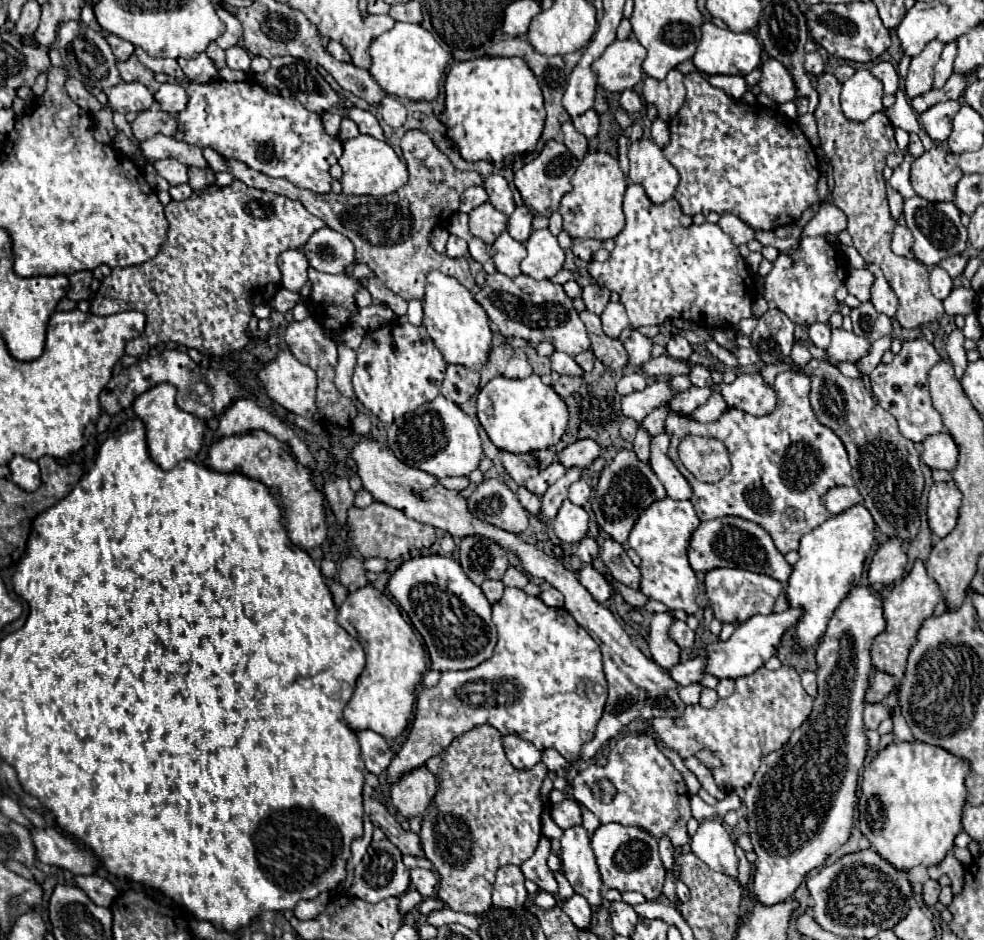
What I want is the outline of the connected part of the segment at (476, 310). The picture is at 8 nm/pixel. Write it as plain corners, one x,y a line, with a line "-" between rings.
430,272
422,306
424,306
424,326
434,346
442,352
448,364
478,368
480,364
486,362
492,346
490,344
492,332
488,328
488,316
484,308
476,302
474,294
468,288
464,288
456,278
450,278
442,272

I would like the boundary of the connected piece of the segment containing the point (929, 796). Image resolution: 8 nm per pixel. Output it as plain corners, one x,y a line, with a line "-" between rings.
894,742
886,746
862,772
860,784
860,832
870,846
888,860
896,870
908,872
914,866
936,866
954,848
954,838
962,830
962,806
966,800
964,778
968,776
968,762
950,752
922,742

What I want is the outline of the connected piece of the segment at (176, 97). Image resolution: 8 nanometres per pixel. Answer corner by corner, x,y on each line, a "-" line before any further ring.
160,84
154,98
164,112
174,114
174,116
178,112
182,112
186,108
186,102
188,102
188,94
186,94
182,84

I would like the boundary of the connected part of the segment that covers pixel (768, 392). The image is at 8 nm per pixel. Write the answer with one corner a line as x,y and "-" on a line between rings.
742,372
730,384
716,386
730,408
744,410
752,416
774,412
778,406
776,390
762,378
760,372

